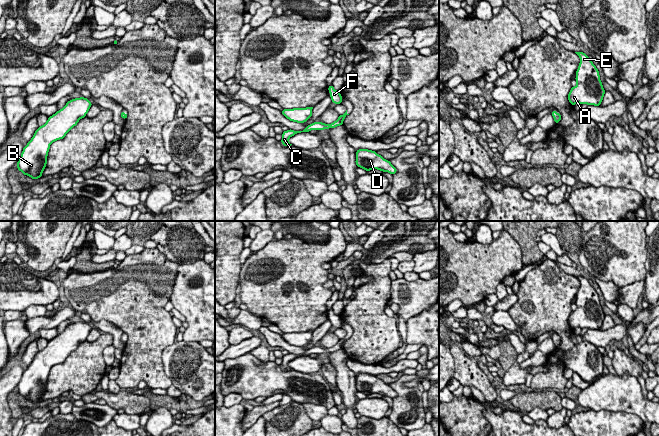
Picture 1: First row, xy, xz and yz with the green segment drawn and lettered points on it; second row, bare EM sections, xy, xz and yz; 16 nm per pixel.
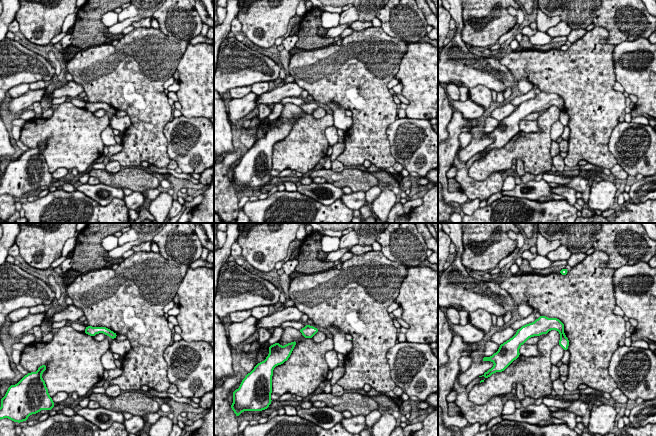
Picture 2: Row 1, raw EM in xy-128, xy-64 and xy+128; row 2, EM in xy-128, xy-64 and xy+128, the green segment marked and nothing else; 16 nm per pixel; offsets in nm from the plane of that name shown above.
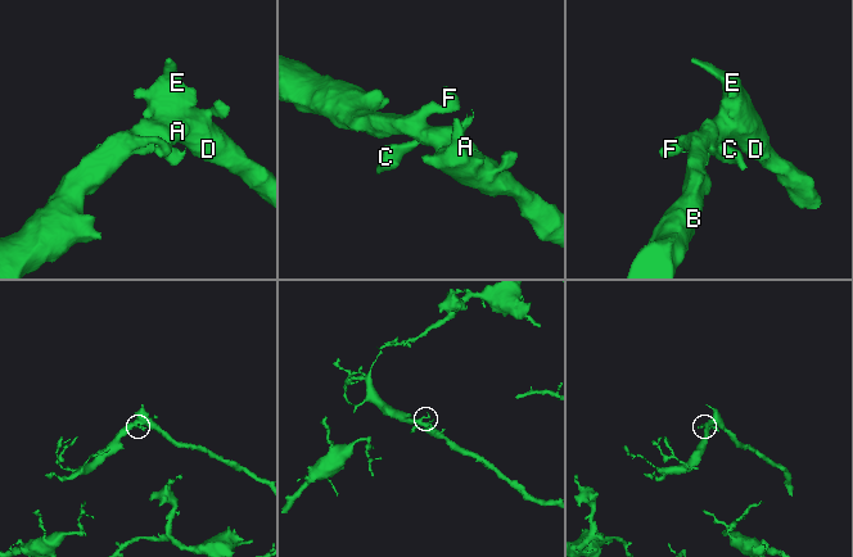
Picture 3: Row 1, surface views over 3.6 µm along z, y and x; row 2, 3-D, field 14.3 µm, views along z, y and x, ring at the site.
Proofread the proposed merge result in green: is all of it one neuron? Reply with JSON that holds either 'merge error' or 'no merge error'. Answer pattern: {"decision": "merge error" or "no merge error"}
{"decision": "no merge error"}

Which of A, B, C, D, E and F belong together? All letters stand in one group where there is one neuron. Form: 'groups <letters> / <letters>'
groups A B C D E F

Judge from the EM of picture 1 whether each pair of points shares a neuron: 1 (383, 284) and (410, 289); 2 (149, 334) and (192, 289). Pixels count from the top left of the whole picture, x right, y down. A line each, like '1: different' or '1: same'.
1: different
2: different

